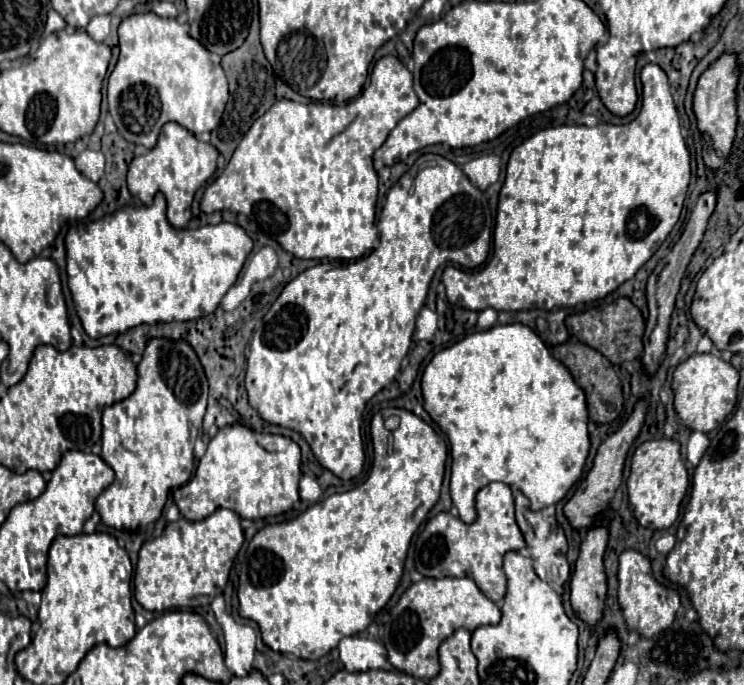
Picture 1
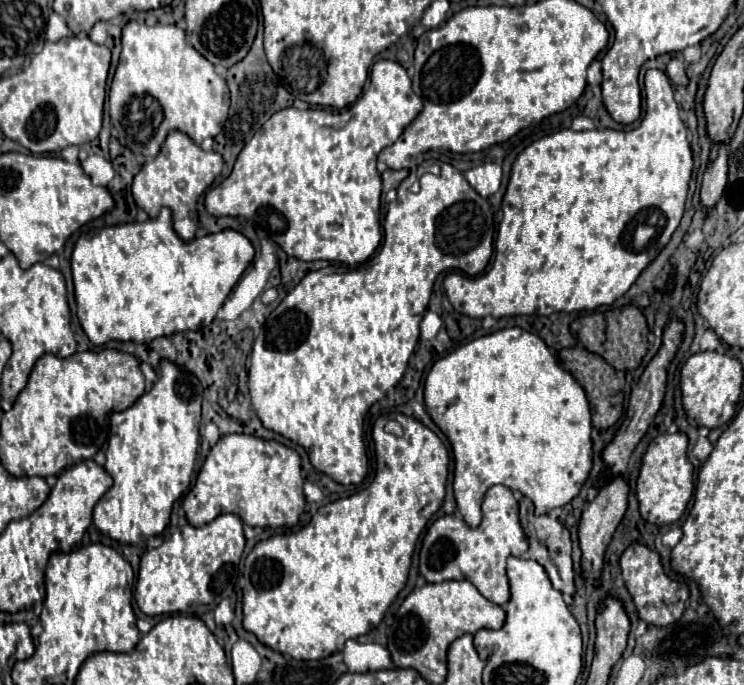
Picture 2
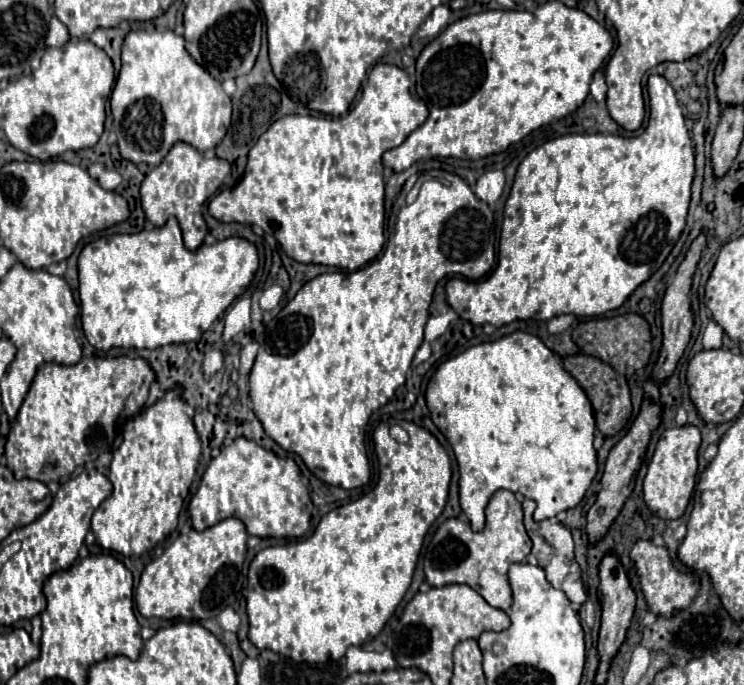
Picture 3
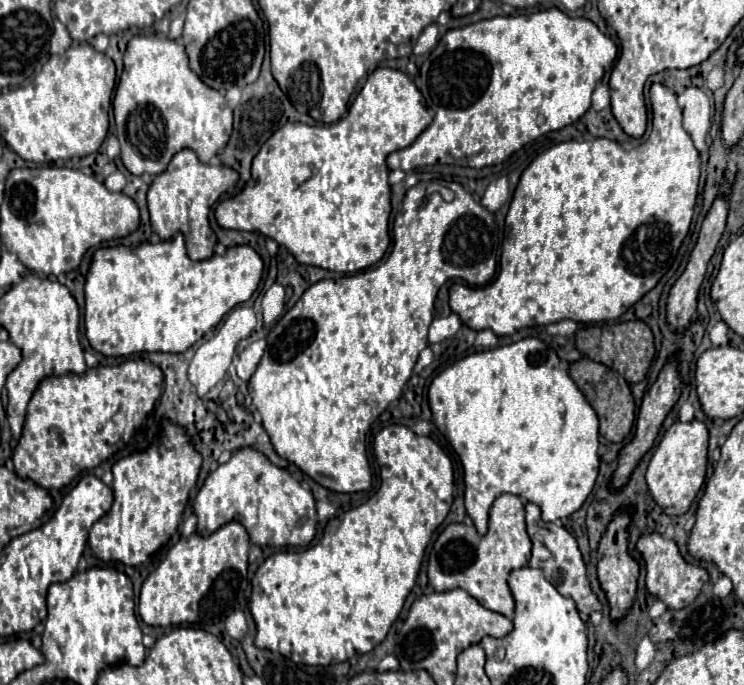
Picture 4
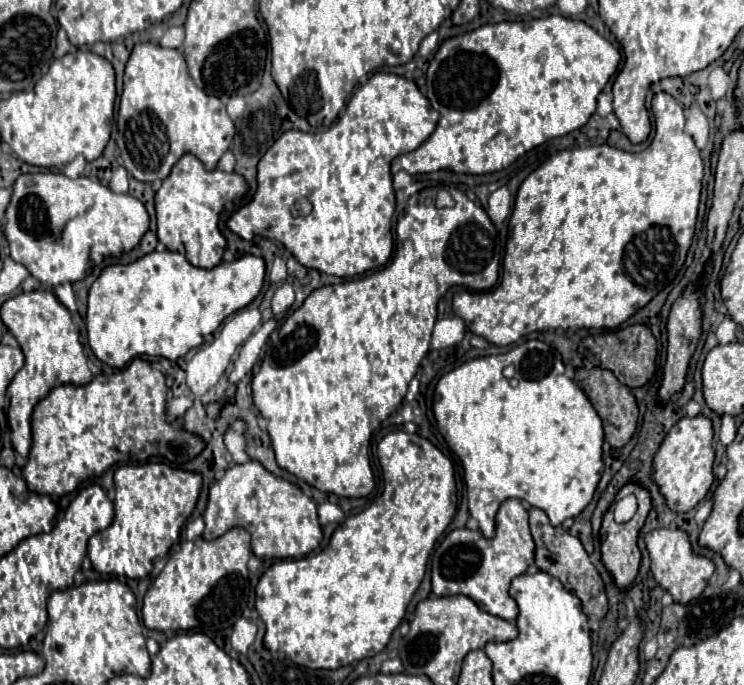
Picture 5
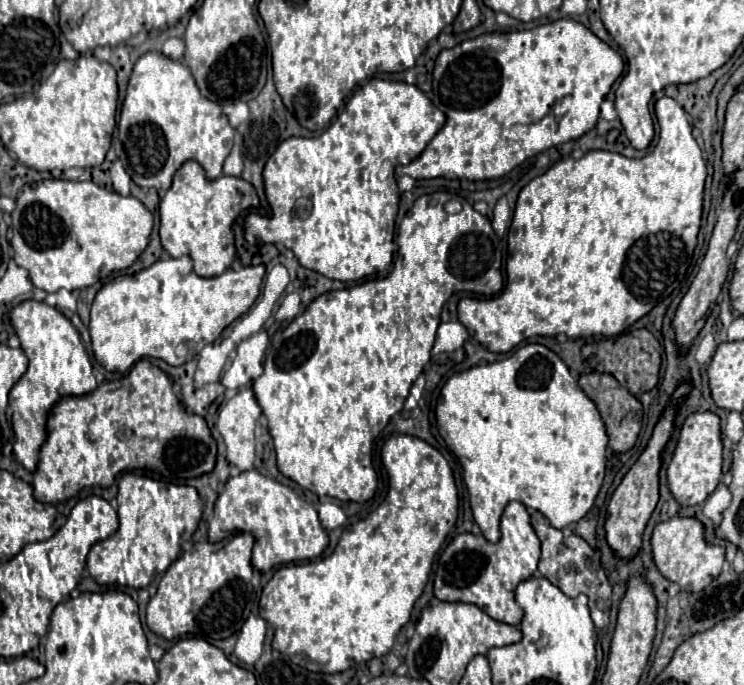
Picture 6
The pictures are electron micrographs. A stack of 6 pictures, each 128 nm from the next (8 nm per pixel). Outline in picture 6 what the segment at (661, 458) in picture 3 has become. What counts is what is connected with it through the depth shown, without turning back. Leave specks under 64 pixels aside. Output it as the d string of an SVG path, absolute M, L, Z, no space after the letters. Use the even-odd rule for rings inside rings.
M712 412L690 414L682 428L672 452L672 460L666 470L668 488L682 508L702 504L716 488L722 476L722 440L720 440L720 418Z

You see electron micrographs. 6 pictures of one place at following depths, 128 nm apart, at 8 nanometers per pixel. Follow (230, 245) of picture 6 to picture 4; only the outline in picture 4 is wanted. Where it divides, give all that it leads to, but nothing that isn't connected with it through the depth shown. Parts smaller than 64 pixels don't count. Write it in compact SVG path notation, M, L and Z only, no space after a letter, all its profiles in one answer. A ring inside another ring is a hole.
M188 148L180 150L170 160L168 168L162 174L158 174L148 188L148 212L150 212L152 230L162 240L170 240L174 238L176 232L182 232L184 240L188 242L186 246L188 256L192 260L210 258L214 254L216 236L210 228L208 212L218 202L218 198L236 182L238 182L238 174L232 168L224 164L220 166L202 164L192 150Z

